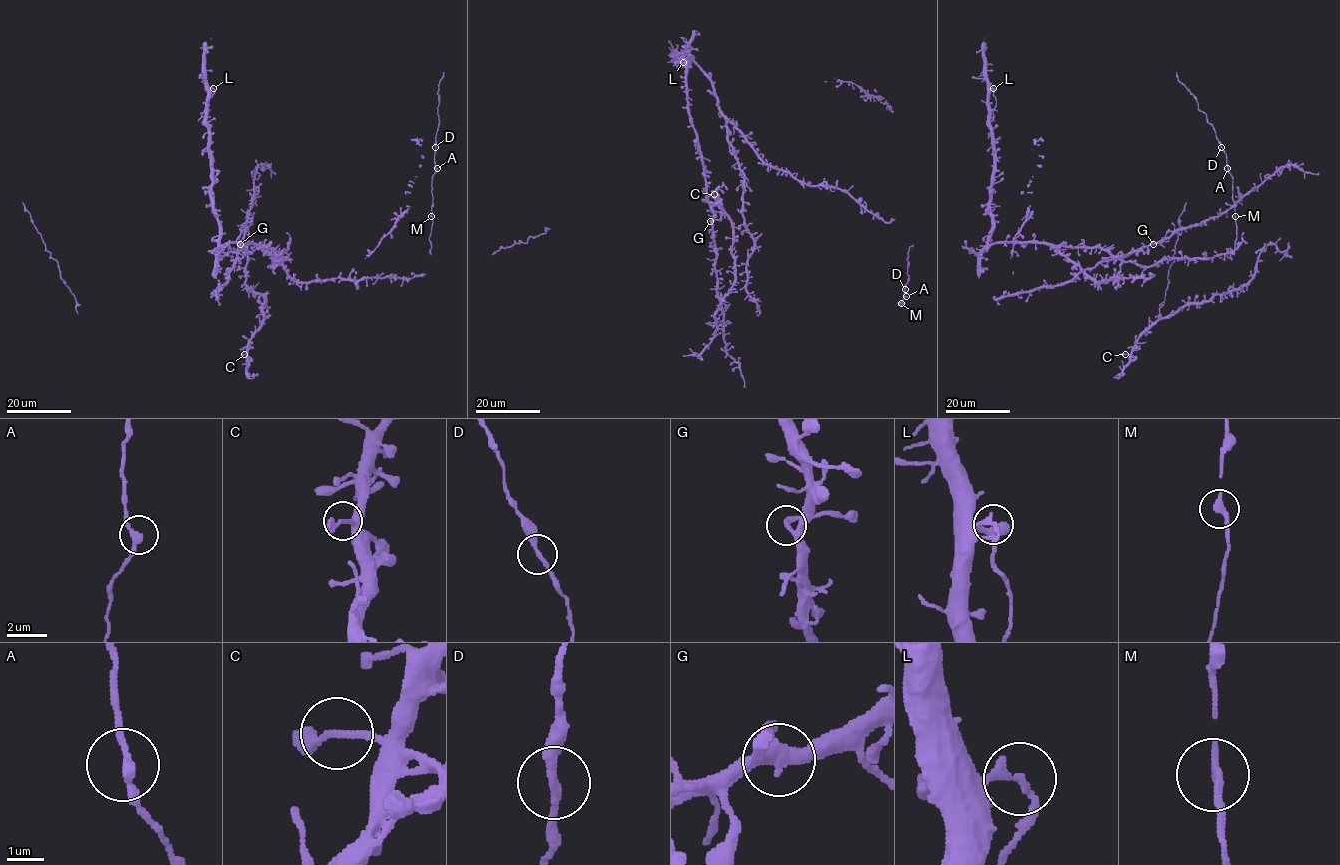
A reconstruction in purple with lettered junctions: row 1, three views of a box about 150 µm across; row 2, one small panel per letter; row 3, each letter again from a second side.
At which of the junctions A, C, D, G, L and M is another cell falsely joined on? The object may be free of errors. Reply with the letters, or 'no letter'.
L

